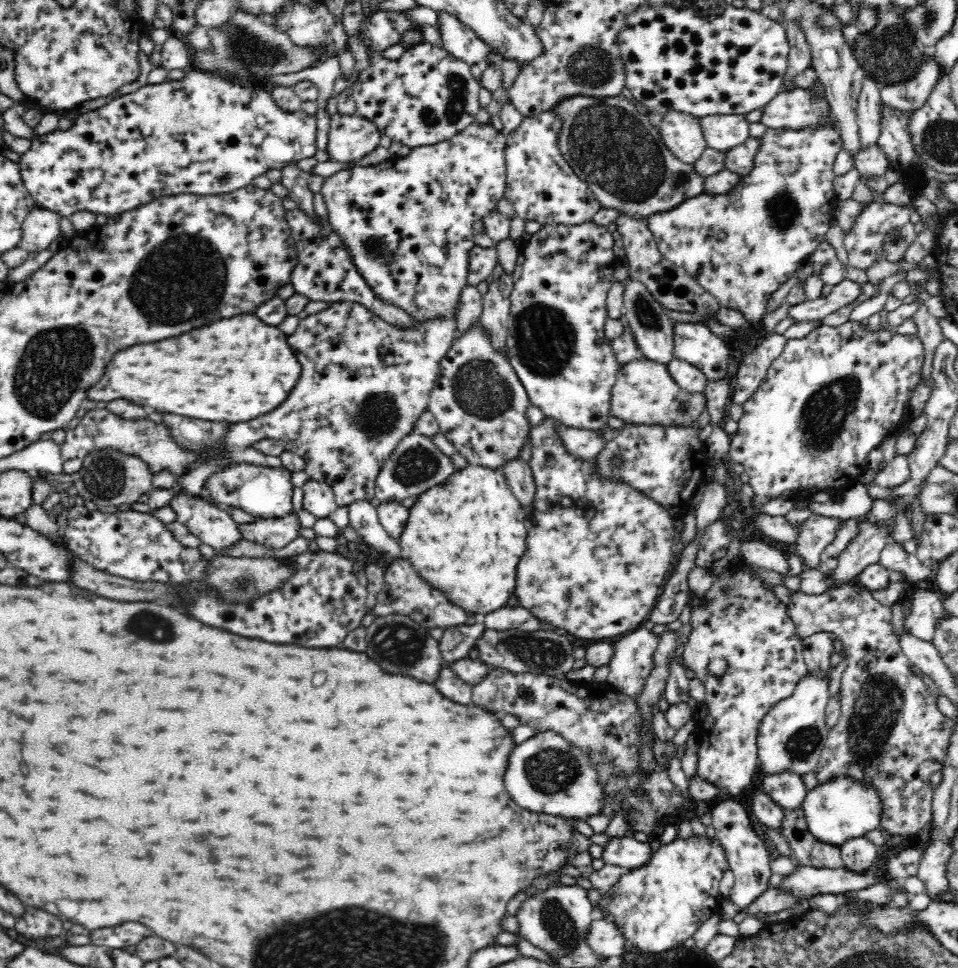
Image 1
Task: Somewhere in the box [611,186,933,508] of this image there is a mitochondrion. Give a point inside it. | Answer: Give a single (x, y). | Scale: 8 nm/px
(825, 413)

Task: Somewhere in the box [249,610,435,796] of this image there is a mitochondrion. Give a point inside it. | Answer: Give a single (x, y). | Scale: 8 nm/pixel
(392, 642)

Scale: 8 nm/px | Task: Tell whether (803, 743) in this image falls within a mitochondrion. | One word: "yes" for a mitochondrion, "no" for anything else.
yes

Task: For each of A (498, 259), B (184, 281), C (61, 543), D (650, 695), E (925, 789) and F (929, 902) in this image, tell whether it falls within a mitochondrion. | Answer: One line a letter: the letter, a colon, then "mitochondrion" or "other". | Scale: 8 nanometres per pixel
A: other
B: mitochondrion
C: other
D: other
E: other
F: other

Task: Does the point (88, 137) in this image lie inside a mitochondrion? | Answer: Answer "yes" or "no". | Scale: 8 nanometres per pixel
no

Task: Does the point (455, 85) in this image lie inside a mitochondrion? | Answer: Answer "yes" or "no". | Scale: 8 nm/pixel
yes

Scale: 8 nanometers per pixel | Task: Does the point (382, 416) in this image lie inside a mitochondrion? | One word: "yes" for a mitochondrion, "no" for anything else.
yes

